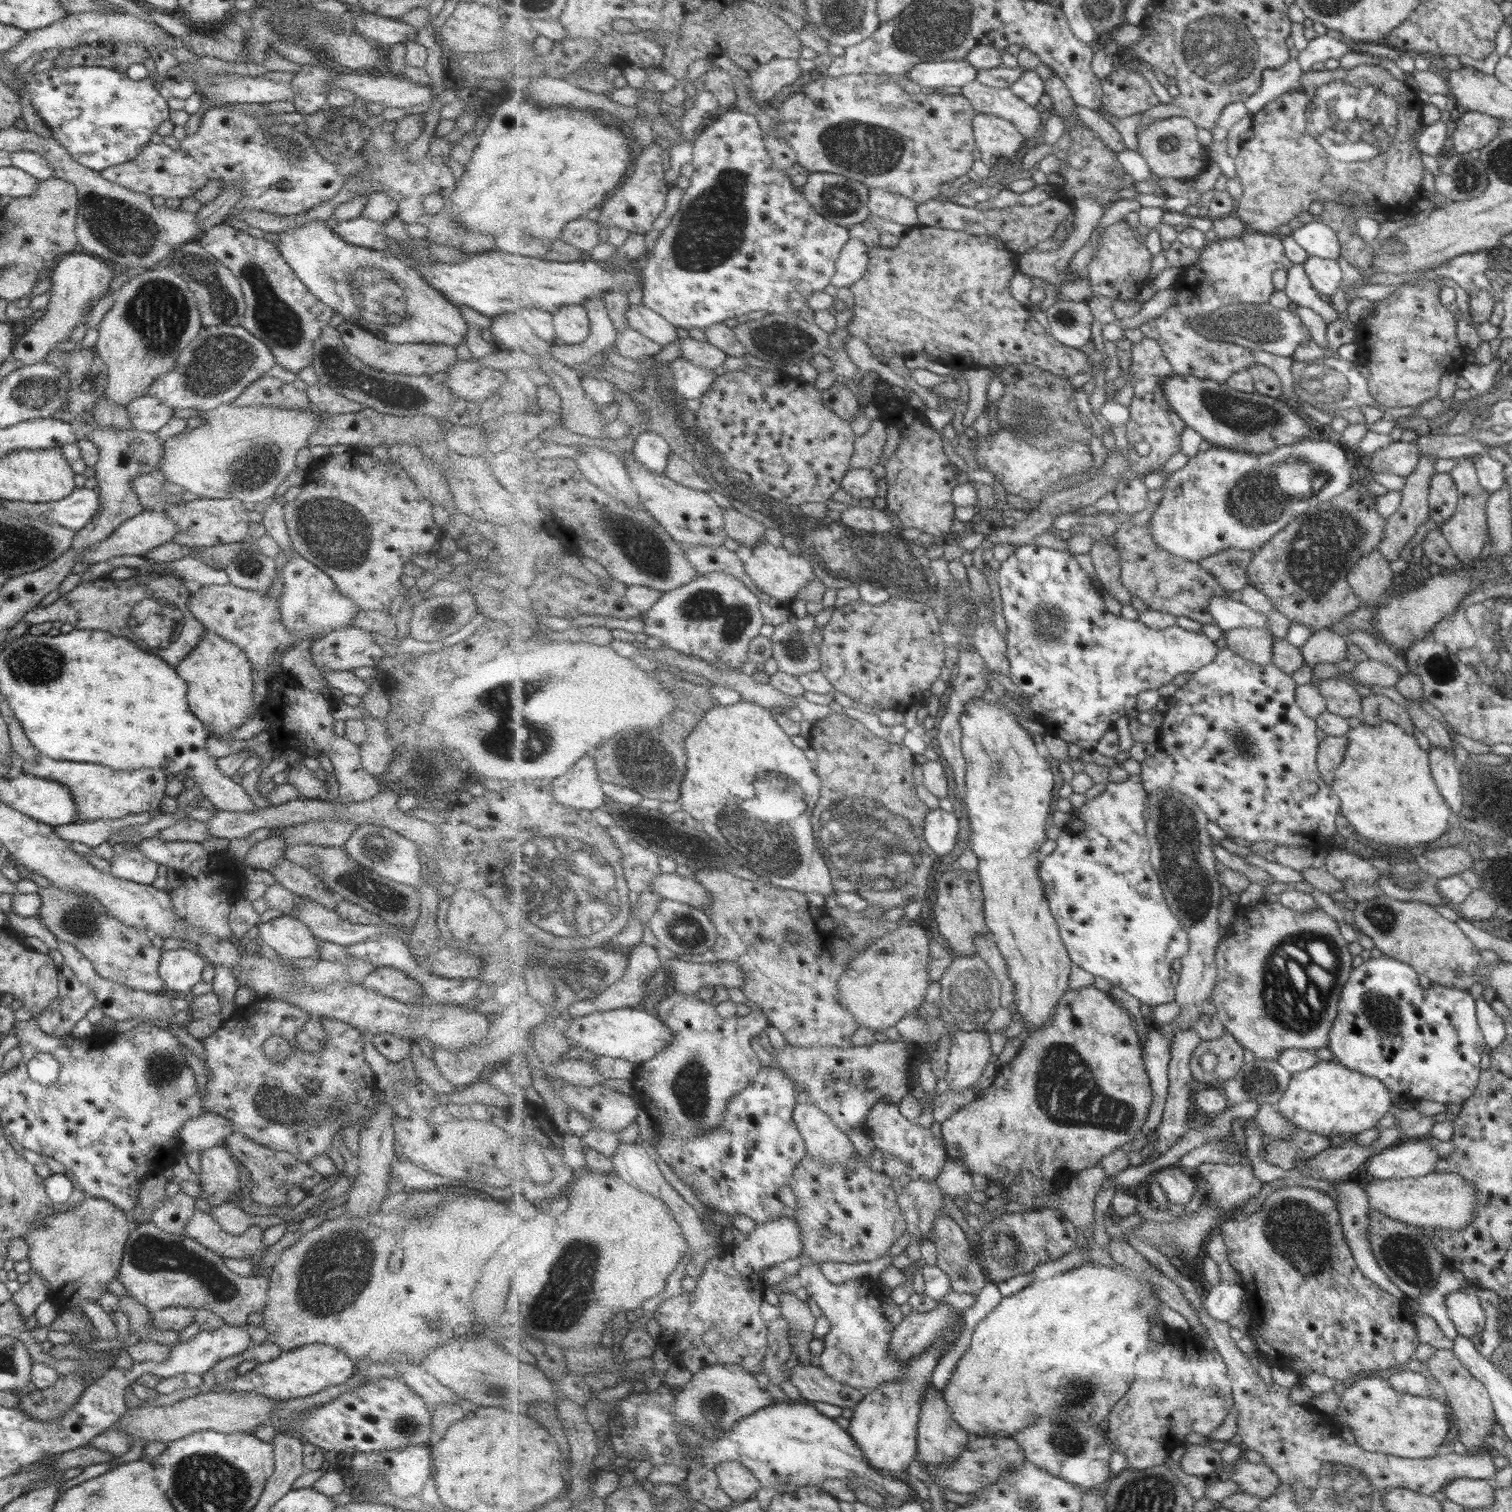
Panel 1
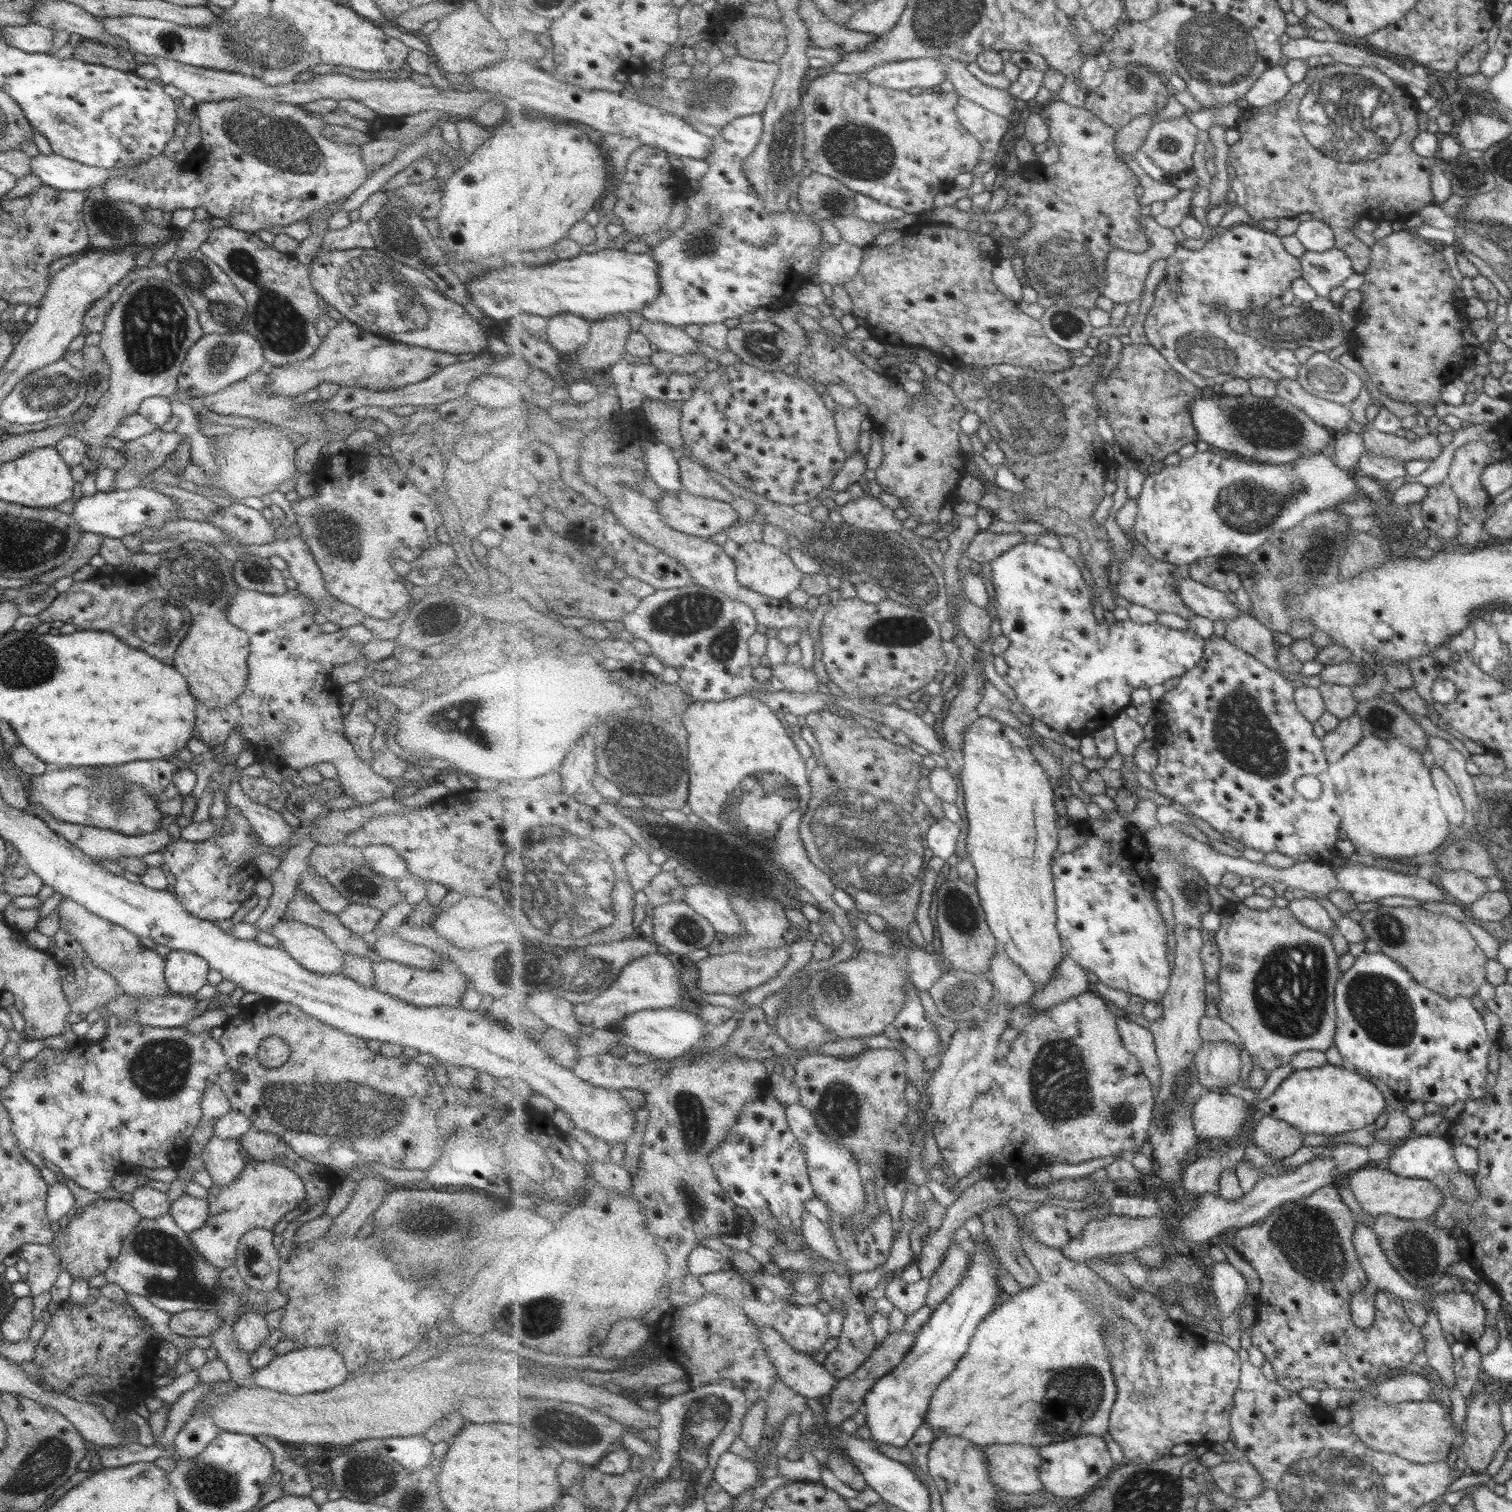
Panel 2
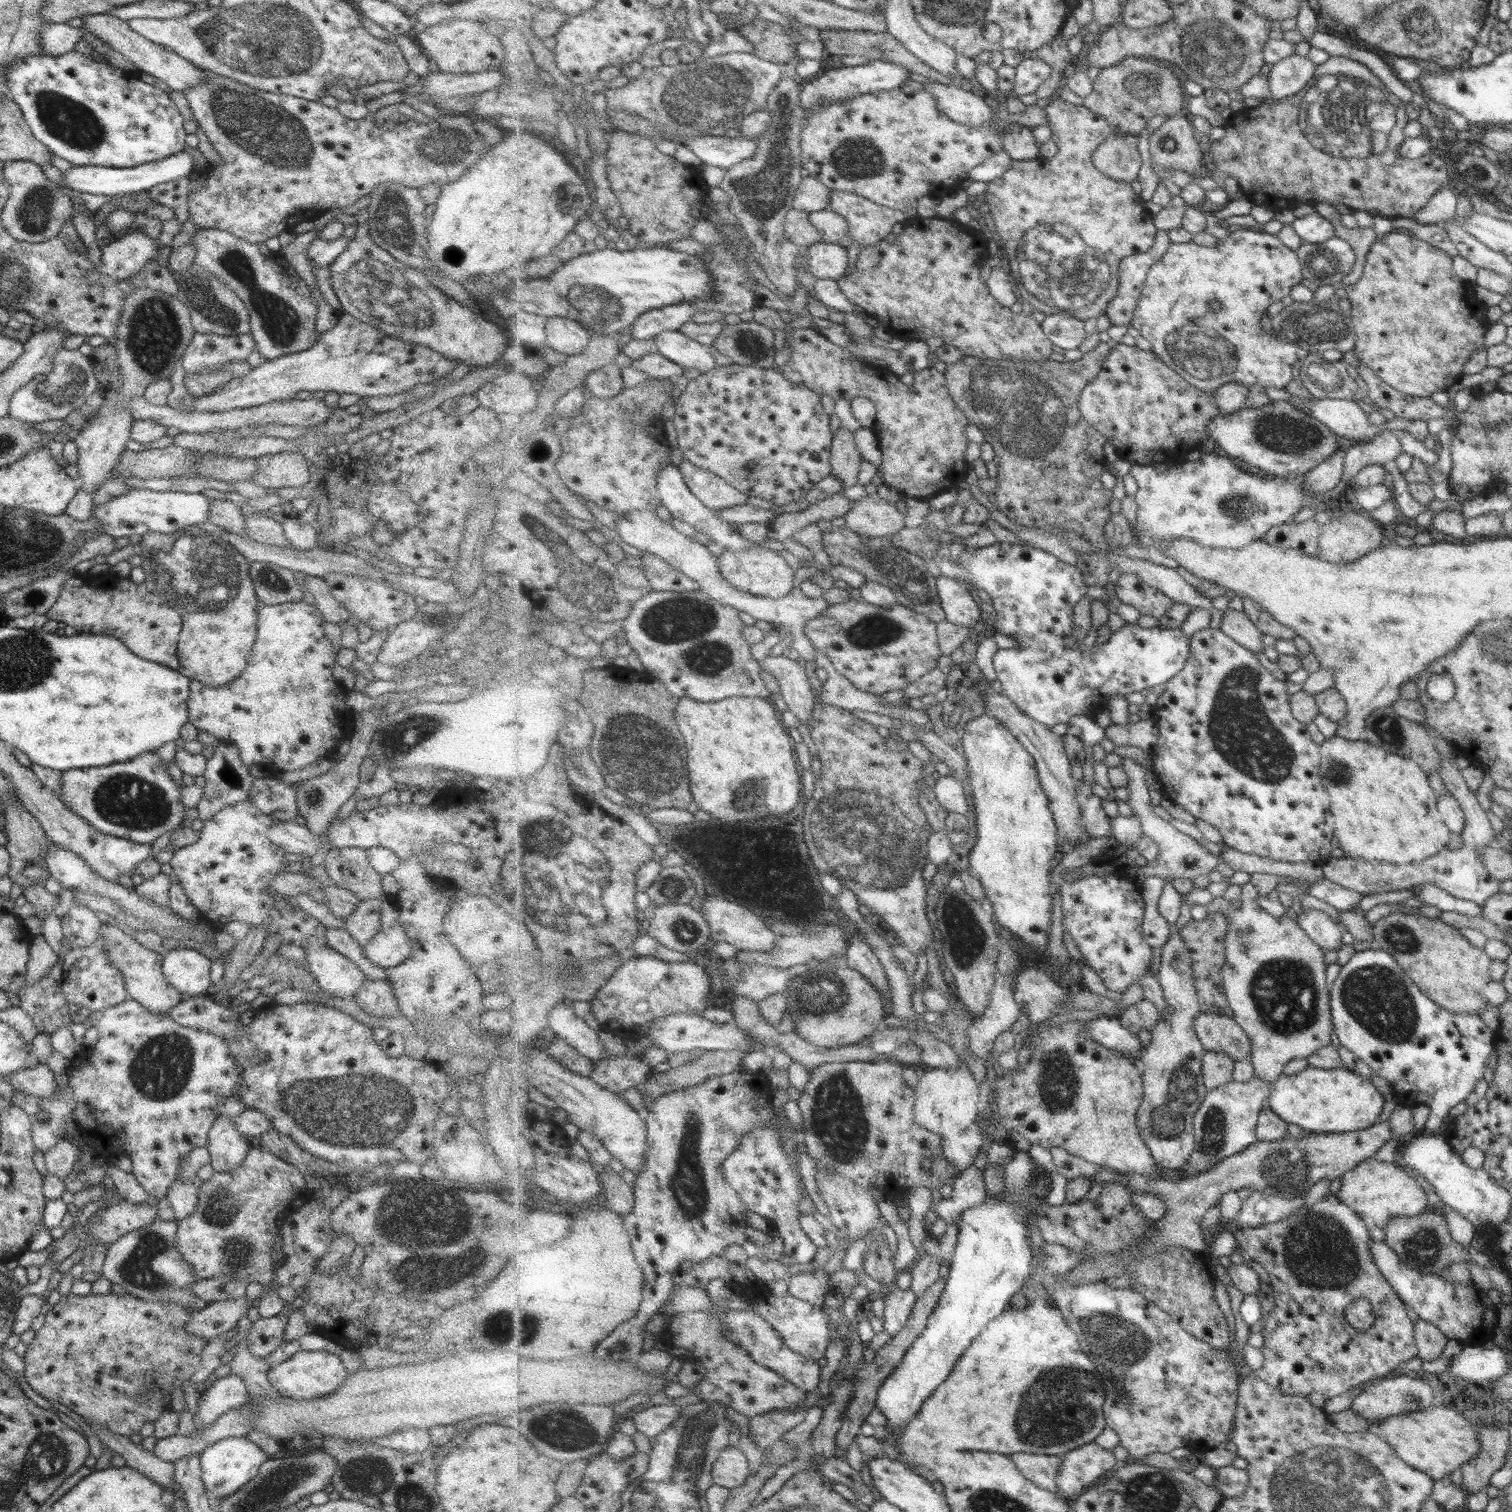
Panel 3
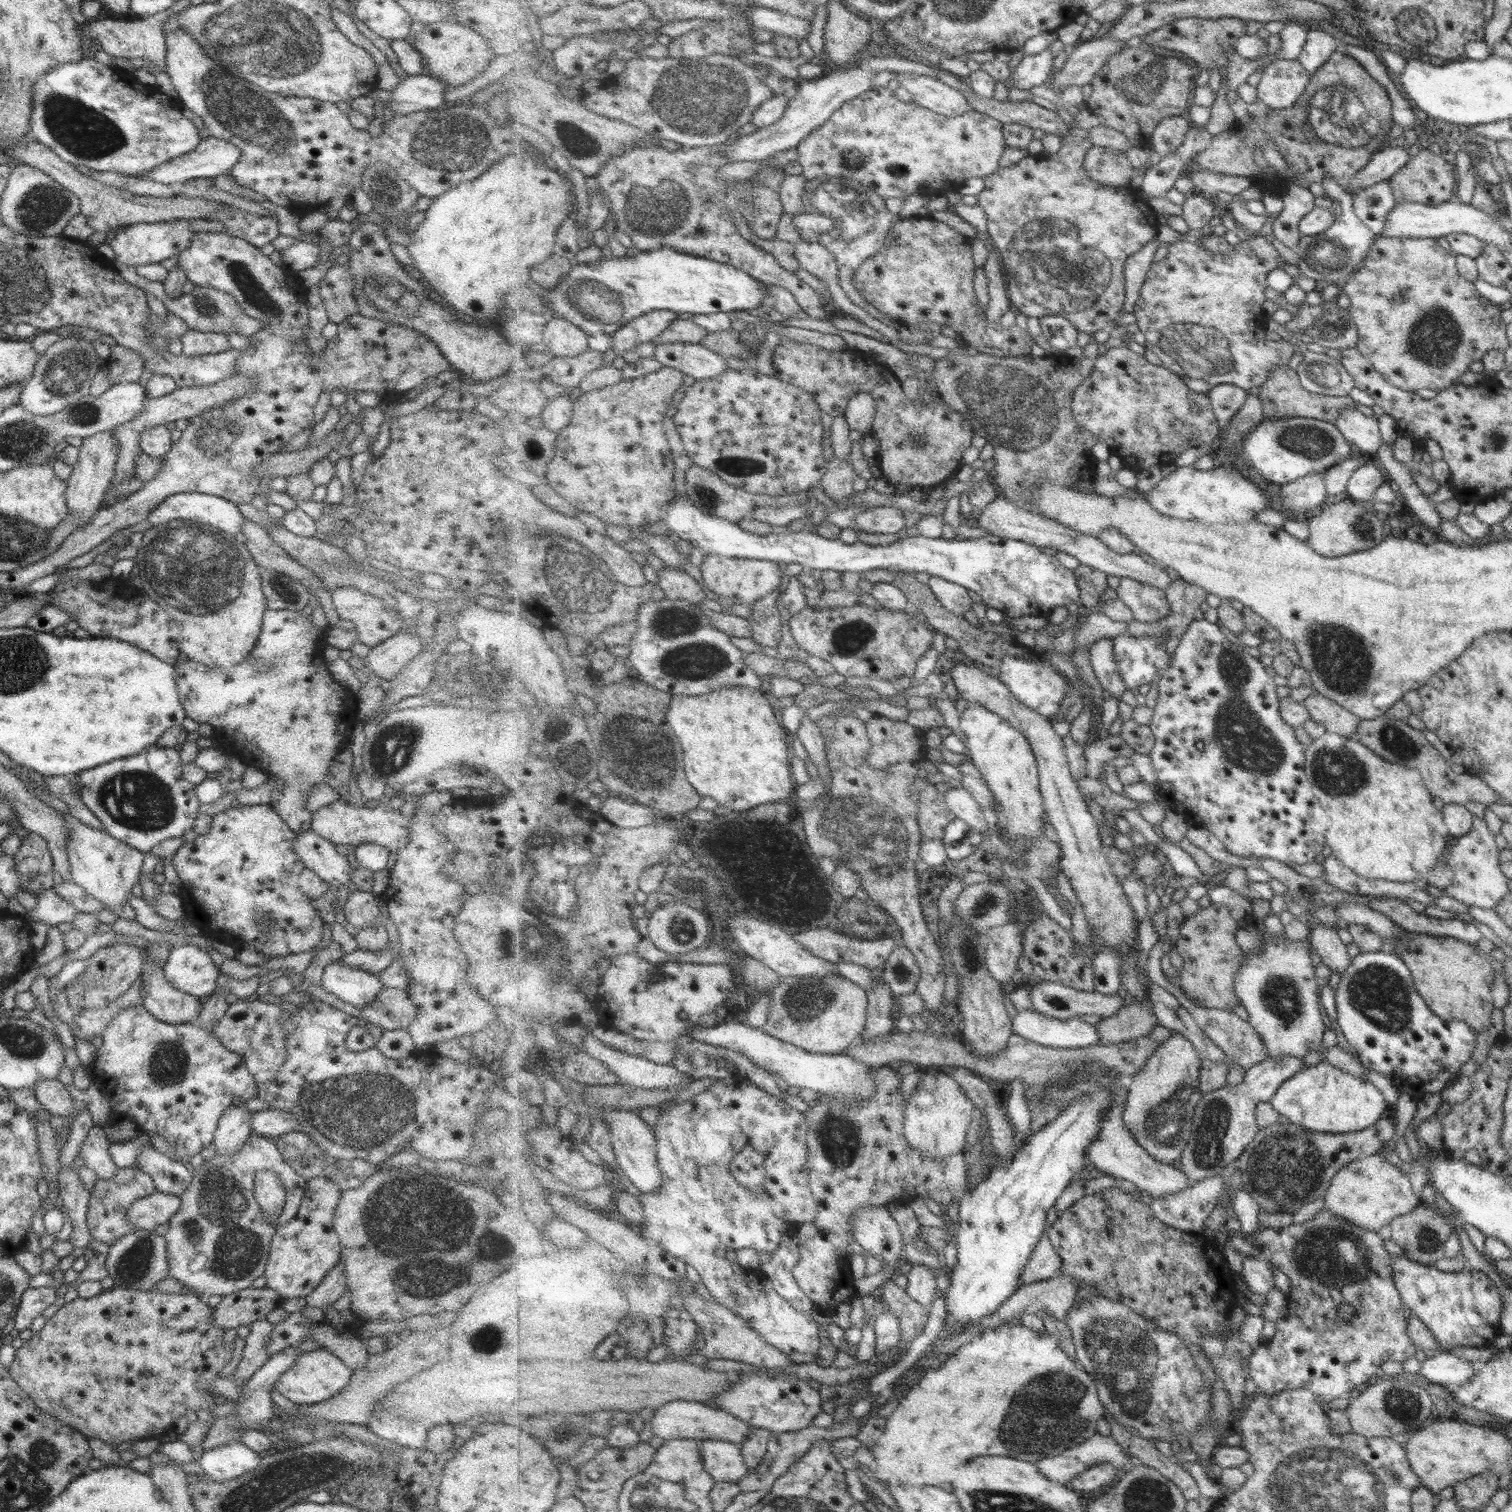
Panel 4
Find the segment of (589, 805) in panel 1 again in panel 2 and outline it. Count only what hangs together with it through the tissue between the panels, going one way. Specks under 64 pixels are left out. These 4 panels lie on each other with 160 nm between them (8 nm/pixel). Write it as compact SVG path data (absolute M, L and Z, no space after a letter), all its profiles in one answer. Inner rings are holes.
M589 732L567 756L560 773L563 776L563 786L570 796L597 808L604 804L607 798L595 787L596 766L596 737Z

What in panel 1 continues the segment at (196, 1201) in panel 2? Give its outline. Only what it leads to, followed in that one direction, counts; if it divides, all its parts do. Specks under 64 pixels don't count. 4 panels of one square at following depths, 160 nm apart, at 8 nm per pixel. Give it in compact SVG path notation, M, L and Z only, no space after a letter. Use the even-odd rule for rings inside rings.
M197 1210L187 1222L184 1236L197 1240L204 1248L221 1257L236 1260L252 1258L253 1275L269 1276L259 1270L259 1260L267 1248L263 1247L264 1230L258 1226L249 1226L242 1235L234 1236L223 1231L211 1213Z

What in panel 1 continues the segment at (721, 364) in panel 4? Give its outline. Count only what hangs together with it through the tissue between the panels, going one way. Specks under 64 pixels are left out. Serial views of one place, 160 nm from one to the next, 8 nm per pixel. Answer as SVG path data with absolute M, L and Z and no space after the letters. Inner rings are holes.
M646 303L633 304L627 312L632 329L642 332L645 336L653 338L664 346L676 342L678 338L678 327L676 327L665 316L652 310Z

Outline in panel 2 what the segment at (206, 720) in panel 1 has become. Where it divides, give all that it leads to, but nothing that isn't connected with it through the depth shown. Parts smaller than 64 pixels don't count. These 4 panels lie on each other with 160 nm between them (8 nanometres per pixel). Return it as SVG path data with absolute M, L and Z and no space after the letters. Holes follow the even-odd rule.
M185 539L185 542L177 548L167 548L164 554L166 559L160 563L153 577L170 594L170 599L184 606L193 616L192 626L176 650L174 668L186 679L190 694L196 701L199 700L208 708L230 706L245 691L249 675L247 662L251 652L249 636L226 618L225 610L240 590L232 577L233 562L224 558L214 546L190 539Z

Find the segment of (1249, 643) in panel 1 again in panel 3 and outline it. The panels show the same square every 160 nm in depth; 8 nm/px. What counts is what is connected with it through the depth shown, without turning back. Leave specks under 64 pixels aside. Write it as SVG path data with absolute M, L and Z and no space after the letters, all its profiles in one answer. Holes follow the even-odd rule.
M1227 609L1221 628L1256 654L1264 652L1264 644L1262 644L1264 640L1262 639L1265 637L1265 632L1262 632L1262 629L1245 611Z

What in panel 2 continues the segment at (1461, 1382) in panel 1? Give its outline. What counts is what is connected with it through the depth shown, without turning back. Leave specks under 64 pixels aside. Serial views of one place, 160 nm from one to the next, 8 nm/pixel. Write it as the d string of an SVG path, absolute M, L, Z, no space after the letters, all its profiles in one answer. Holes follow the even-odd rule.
M1428 1314L1426 1323L1420 1329L1420 1334L1424 1337L1424 1352L1428 1358L1427 1364L1434 1368L1440 1375L1441 1381L1450 1390L1456 1384L1454 1377L1455 1360L1451 1353L1451 1345L1444 1340L1444 1330L1440 1328L1437 1314ZM1476 1389L1466 1399L1466 1417L1463 1427L1464 1444L1460 1449L1461 1455L1468 1464L1468 1472L1473 1474L1485 1472L1493 1461L1494 1452L1502 1444L1506 1436L1501 1421L1500 1405L1491 1395L1487 1395L1481 1389Z

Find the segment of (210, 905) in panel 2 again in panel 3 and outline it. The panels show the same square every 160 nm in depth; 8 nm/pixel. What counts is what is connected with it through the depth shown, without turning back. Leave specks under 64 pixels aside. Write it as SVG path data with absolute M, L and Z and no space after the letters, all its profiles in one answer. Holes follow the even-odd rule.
M242 801L237 802L228 806L225 806L213 816L210 820L203 821L203 827L200 831L200 836L198 839L198 842L195 842L194 844L191 844L190 846L185 846L182 848L176 848L175 853L173 854L173 857L171 861L169 862L170 866L172 866L172 872L174 873L174 876L177 876L180 880L179 884L184 889L184 892L186 893L187 900L189 901L192 906L198 908L199 912L202 912L203 914L208 914L210 910L212 910L212 920L218 920L218 918L224 918L227 922L234 922L234 920L238 920L238 922L246 922L250 924L250 928L252 927L264 927L269 934L267 936L272 935L273 933L278 932L278 934L281 934L283 938L283 943L294 943L295 945L301 946L304 948L305 944L307 943L307 938L309 936L313 936L314 938L319 938L319 941L326 945L328 940L325 938L326 934L326 926L322 925L320 921L317 919L314 919L314 917L311 917L307 913L305 913L296 903L289 902L286 903L286 901L278 901L274 899L274 897L271 897L267 894L267 892L264 893L264 888L268 888L269 882L275 877L276 873L285 872L287 865L282 862L284 860L284 851L279 846L276 846L268 837L267 832L269 829L269 826L272 823L277 823L280 821L276 817L270 817L269 815L263 814L256 808L250 801Z

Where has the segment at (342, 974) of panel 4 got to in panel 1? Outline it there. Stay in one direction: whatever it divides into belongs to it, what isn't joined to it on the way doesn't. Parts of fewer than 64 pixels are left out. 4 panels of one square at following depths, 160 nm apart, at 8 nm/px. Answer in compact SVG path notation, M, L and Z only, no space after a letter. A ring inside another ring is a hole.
M283 914L268 922L259 922L257 927L262 944L268 944L280 956L289 959L317 957L320 960L317 956L319 939L297 918Z

